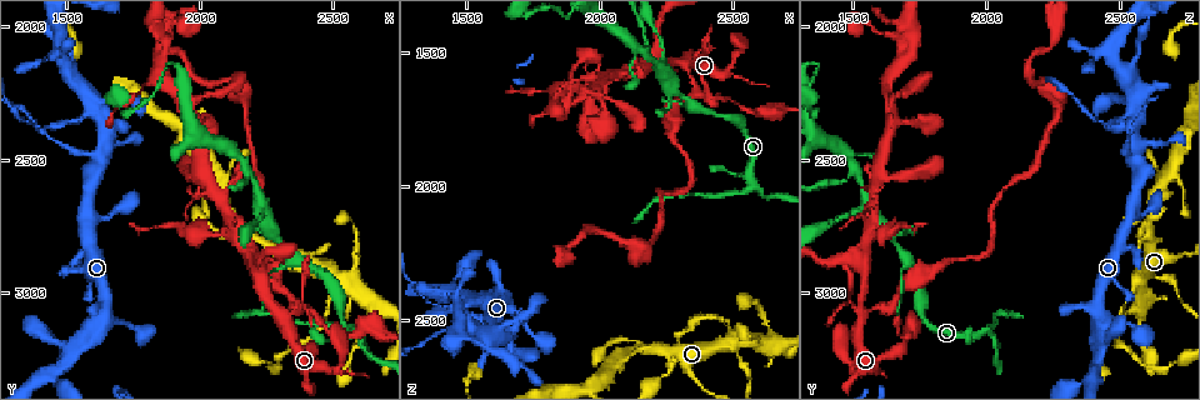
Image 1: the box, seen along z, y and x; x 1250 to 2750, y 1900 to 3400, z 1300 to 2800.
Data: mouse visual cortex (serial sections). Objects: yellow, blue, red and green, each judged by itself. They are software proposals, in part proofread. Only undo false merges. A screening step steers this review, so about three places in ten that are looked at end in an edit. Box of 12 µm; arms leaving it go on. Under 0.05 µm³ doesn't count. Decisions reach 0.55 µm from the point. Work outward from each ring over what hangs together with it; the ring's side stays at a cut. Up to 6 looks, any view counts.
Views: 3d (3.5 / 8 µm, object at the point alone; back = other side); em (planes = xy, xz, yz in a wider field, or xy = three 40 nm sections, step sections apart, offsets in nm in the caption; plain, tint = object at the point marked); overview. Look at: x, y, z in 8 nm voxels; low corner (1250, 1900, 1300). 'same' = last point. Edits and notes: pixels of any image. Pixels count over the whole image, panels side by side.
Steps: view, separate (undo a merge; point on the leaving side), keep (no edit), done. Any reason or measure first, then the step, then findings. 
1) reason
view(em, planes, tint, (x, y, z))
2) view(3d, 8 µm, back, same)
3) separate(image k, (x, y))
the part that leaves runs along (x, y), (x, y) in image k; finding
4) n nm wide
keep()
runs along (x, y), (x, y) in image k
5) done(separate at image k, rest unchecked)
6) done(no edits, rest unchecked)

side arm on a straight run
view(3d, 3.5 µm, (1440, 3320, 2390))

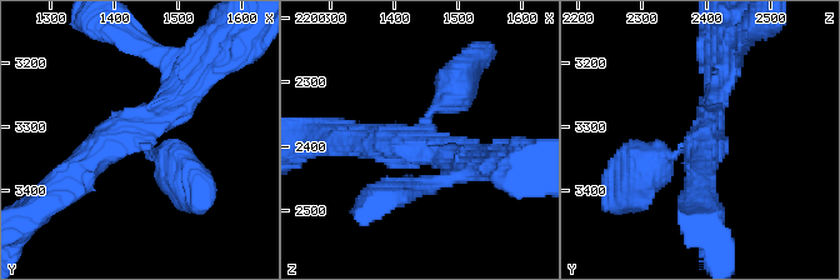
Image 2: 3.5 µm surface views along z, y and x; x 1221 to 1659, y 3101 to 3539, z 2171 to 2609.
view(em, planes, tint, (1435, 3310, 2395))

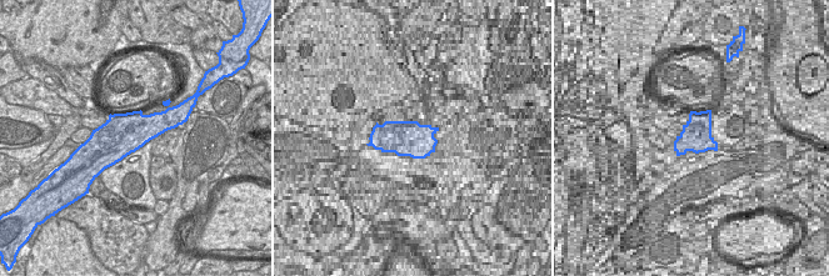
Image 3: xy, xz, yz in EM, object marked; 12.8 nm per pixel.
view(em, xy, step 1, tint, same)

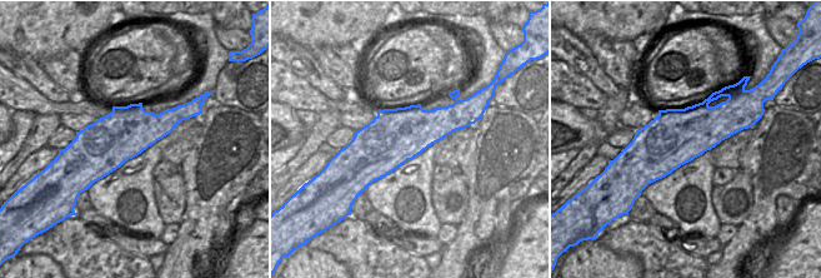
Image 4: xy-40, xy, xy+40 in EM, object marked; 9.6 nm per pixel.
3 arms
keep()
runs along (720, 78), (708, 128), (644, 174) in image 2; one cell here

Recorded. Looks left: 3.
view(3d, 3.5 µm, (2180, 2780, 2620))

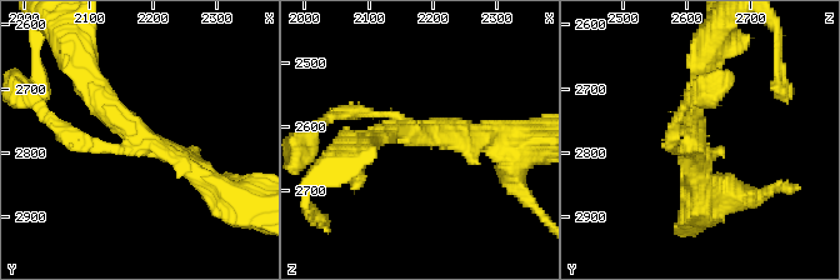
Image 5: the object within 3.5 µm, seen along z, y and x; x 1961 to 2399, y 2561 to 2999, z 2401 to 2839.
3 arms; arms of 100, 250, 300 nm; now the EM
view(em, xy, step 5, tint, (2190, 2775, 2610))

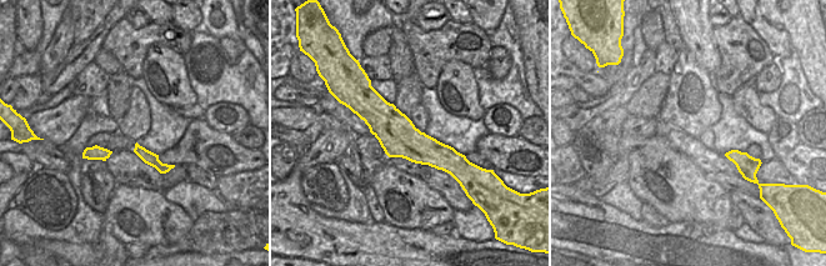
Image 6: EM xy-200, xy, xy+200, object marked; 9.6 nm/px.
380 nm wide
keep()
runs along (214, 185), (126, 124), (88, 78) in image 5; one cell here

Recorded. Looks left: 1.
done(no edits, rest unchecked)

